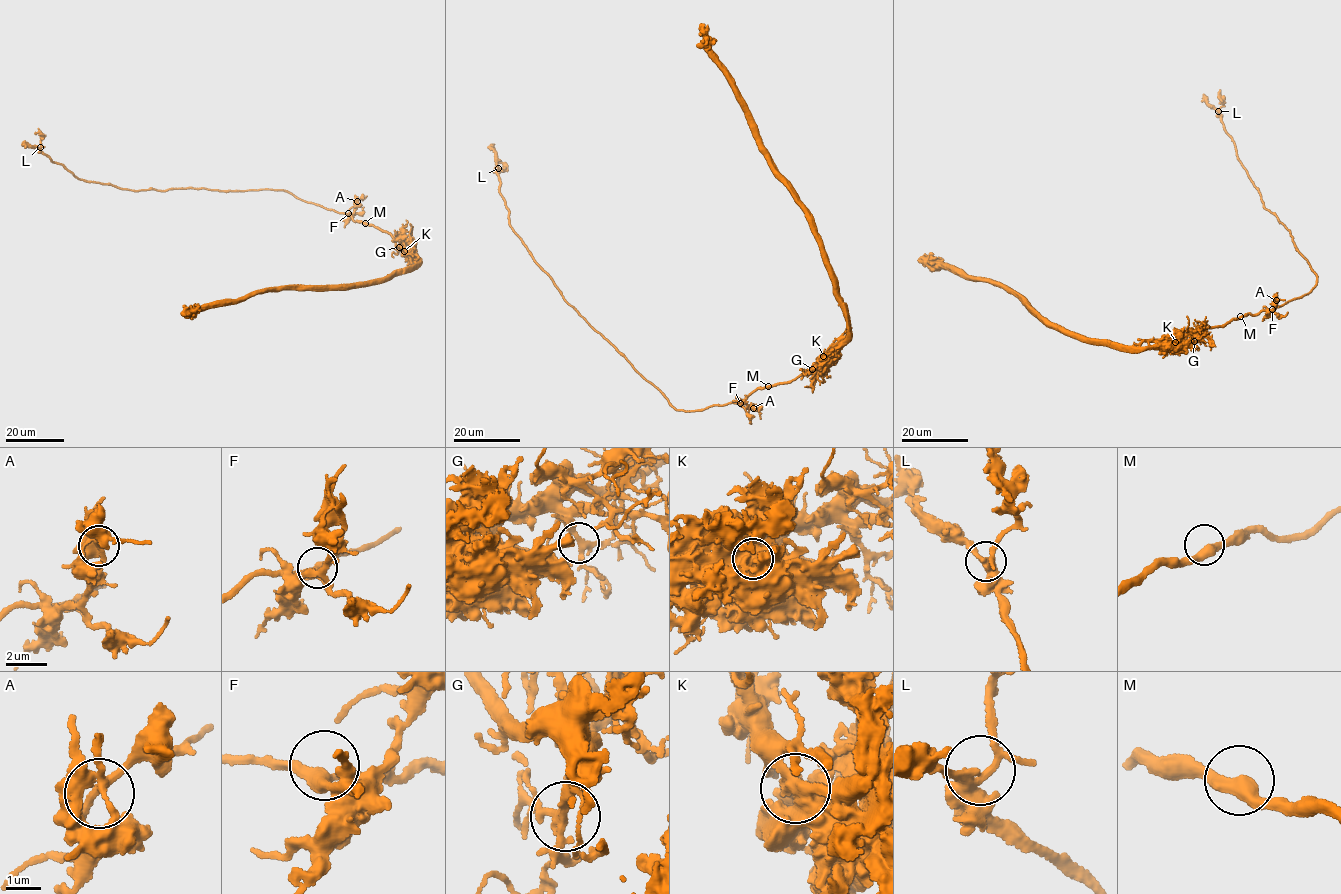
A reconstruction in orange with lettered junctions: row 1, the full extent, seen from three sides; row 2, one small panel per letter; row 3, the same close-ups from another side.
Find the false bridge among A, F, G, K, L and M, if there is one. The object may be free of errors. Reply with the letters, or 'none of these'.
K

